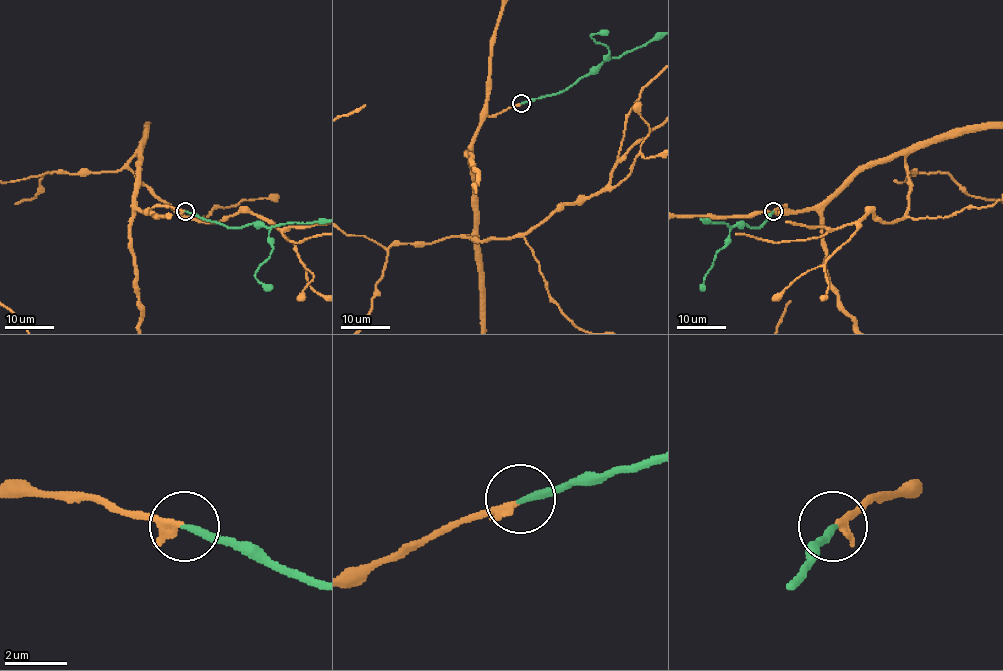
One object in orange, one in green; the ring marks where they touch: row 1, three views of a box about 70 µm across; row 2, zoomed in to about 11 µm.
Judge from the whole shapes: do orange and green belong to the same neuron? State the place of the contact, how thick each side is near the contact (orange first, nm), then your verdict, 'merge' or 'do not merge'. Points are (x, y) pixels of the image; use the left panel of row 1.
at (185, 211); 240 nm thick on the orange side, 240 nm on the other; merge

